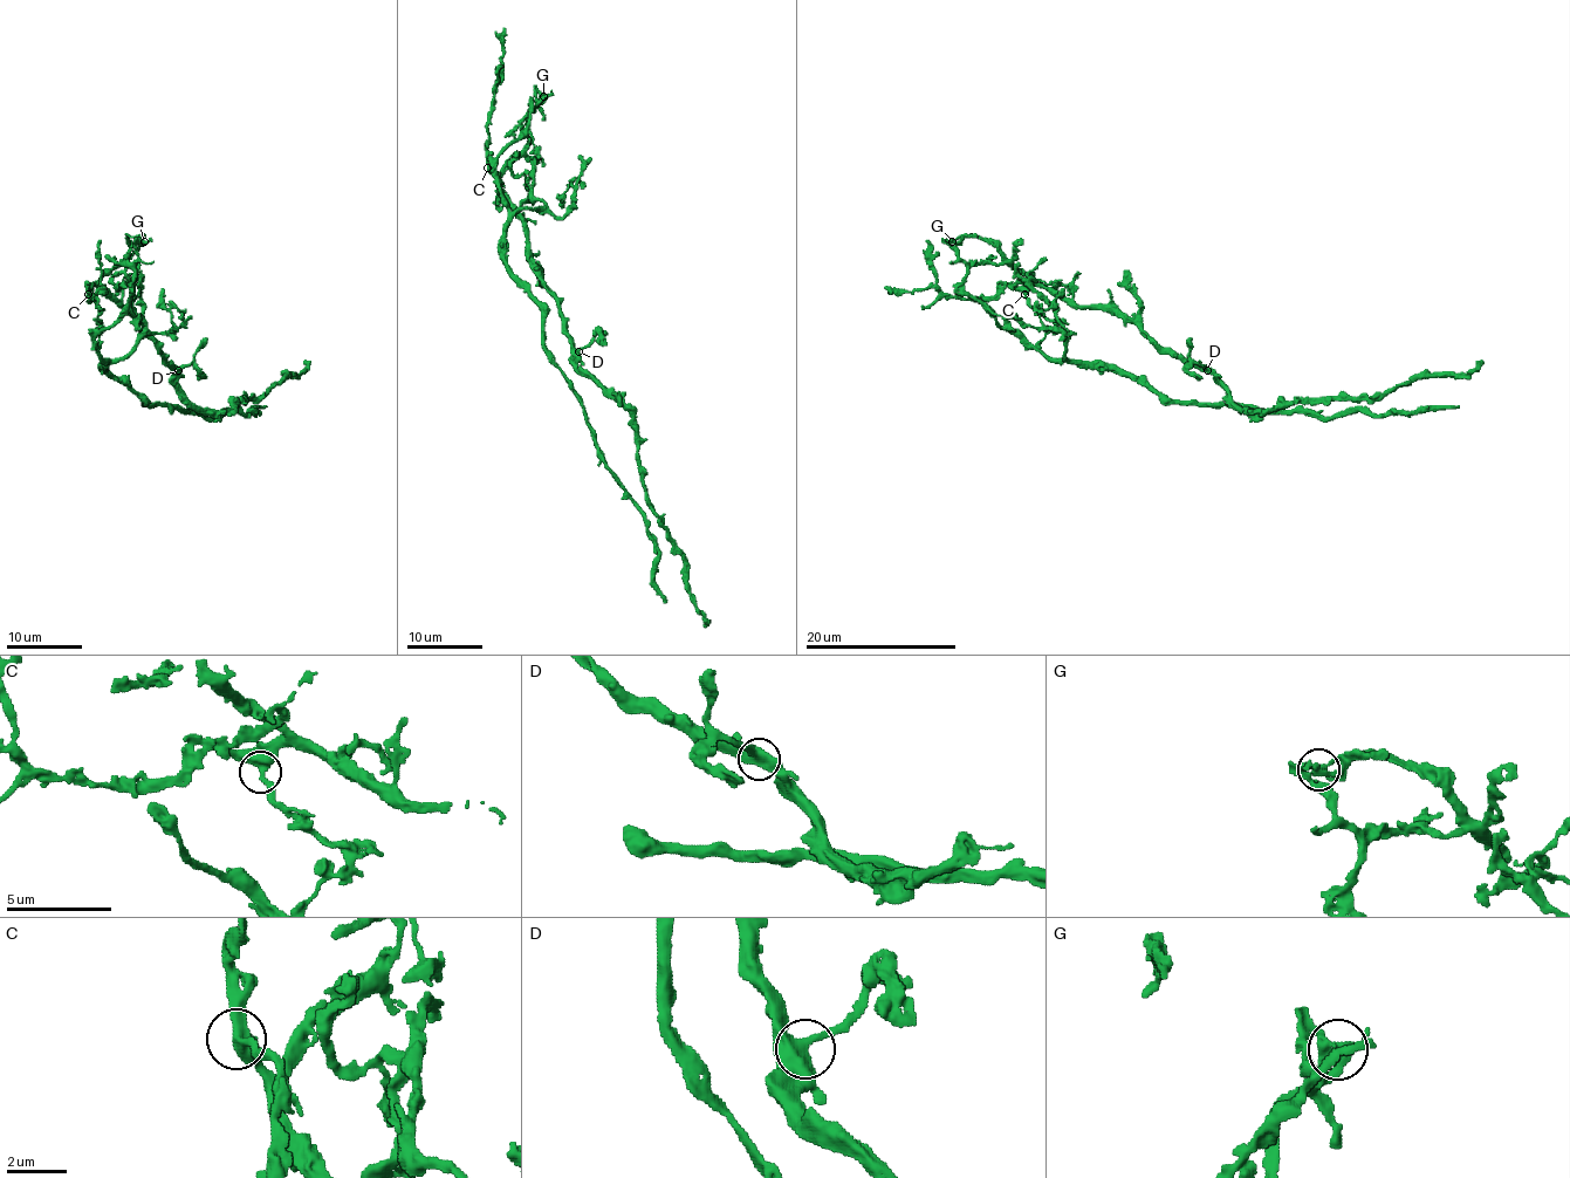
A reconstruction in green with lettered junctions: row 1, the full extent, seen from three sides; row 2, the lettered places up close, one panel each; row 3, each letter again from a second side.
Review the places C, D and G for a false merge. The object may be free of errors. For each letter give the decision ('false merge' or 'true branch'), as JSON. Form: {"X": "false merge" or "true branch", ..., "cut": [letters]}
{"C": "true branch", "D": "true branch", "G": "false merge", "cut": ["G"]}

